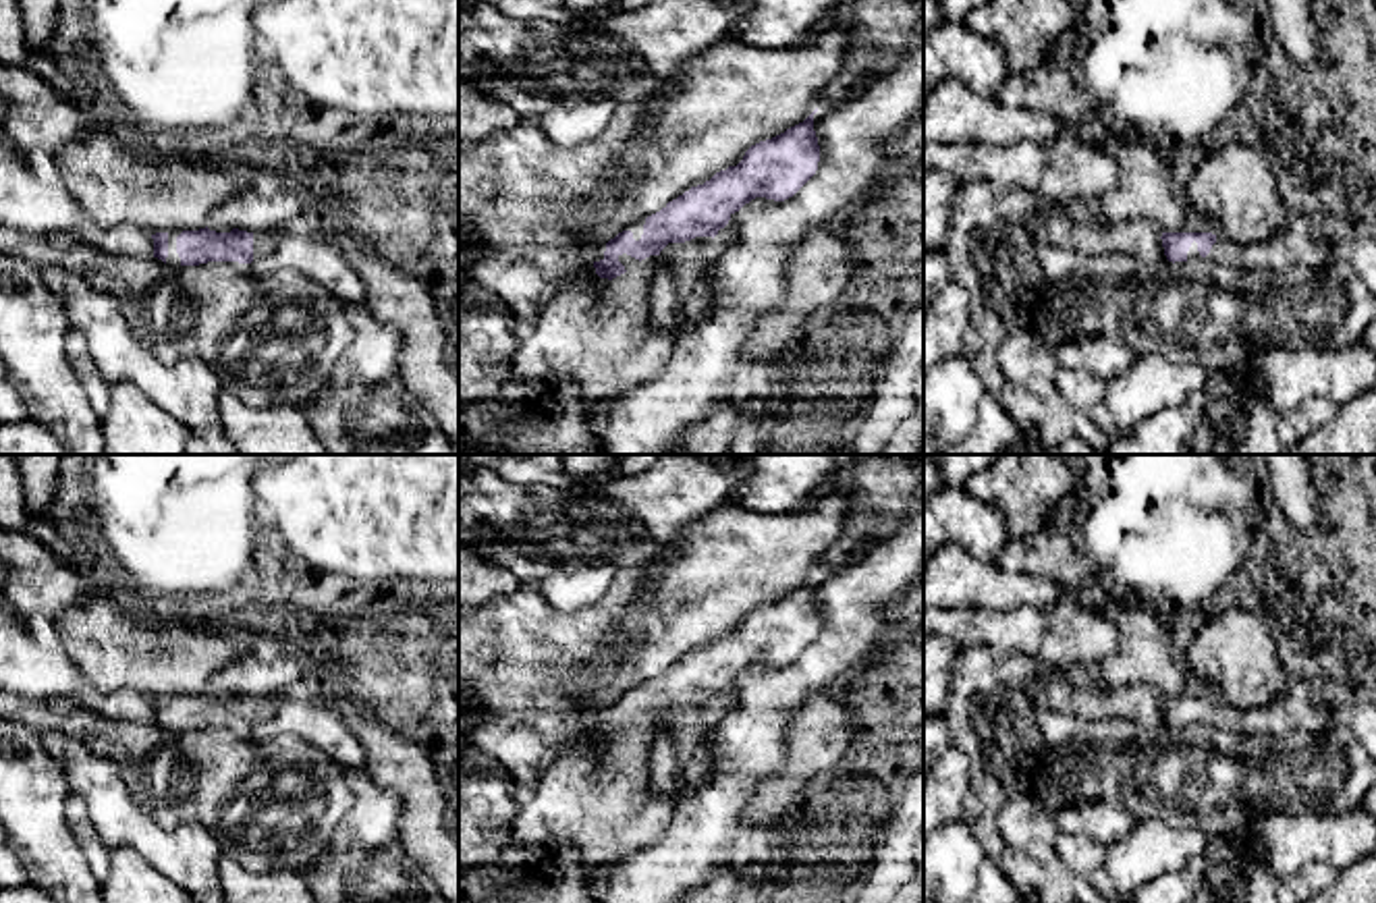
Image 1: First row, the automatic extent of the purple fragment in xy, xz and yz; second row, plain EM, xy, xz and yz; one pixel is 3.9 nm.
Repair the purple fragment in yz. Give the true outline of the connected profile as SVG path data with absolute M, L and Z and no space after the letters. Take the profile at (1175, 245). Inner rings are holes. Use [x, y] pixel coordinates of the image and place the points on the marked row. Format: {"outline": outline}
{"outline": "M1162 232L1162 259L1181 264L1187 259L1206 257L1216 243L1212 232Z"}

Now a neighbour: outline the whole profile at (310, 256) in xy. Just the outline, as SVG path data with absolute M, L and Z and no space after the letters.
M280 235L276 249L251 264L253 276L295 270L328 289L345 307L365 307L363 278L351 268L340 249L320 237Z

